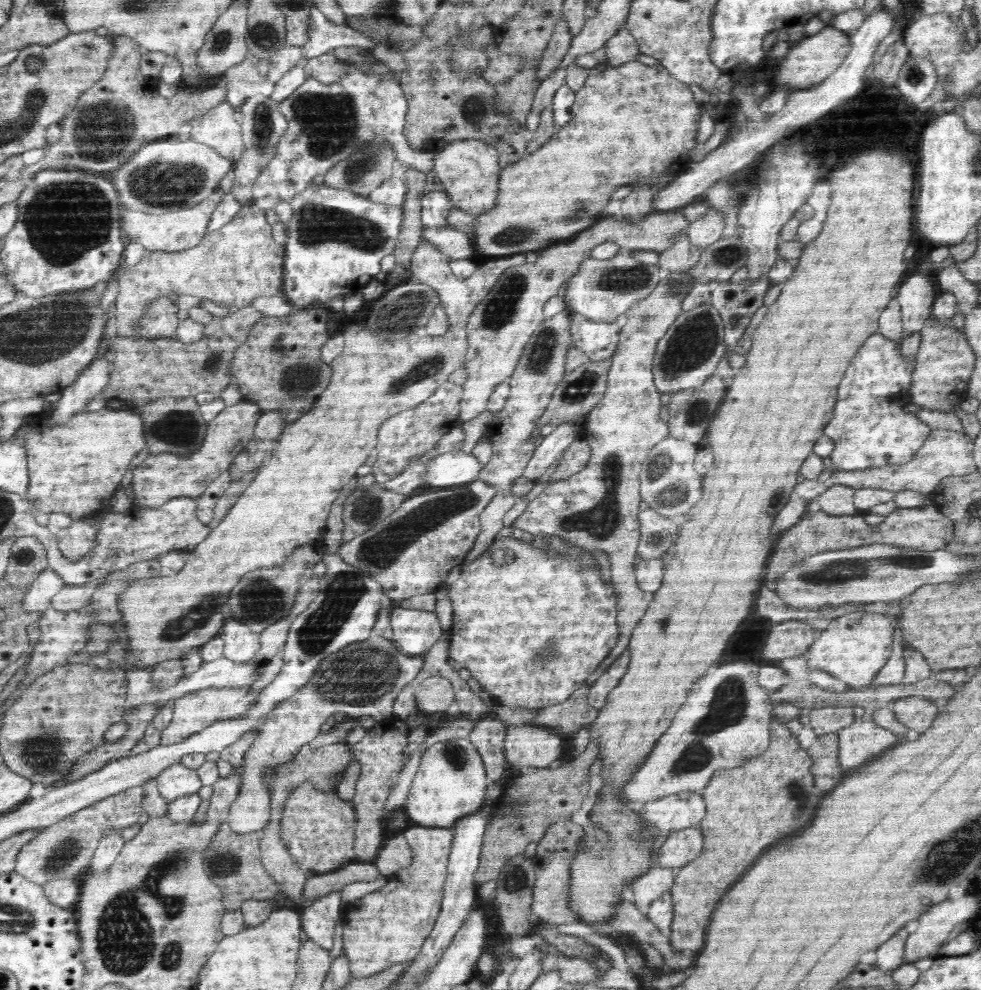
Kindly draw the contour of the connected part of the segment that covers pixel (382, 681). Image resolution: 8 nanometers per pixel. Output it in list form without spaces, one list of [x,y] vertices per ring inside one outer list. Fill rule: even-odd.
[[[371,636],[368,640],[348,644],[322,660],[320,670],[312,682],[302,688],[296,698],[280,704],[278,710],[258,726],[260,740],[256,740],[246,752],[246,760],[240,766],[242,784],[236,800],[230,807],[228,823],[236,834],[261,831],[269,823],[271,808],[268,786],[262,778],[262,768],[275,767],[294,758],[300,746],[308,744],[318,736],[320,724],[326,722],[334,712],[354,718],[372,717],[384,720],[394,716],[394,700],[404,686],[414,681],[420,673],[425,655],[406,655],[392,640]]]

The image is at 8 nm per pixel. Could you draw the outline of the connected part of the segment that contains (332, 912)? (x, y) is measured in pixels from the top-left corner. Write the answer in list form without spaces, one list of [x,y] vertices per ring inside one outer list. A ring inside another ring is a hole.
[[[336,890],[318,897],[312,906],[302,912],[304,932],[315,944],[326,950],[332,949],[334,945],[334,927],[343,904],[341,890]]]

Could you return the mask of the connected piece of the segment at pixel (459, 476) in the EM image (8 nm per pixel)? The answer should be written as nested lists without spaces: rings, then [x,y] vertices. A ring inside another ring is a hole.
[[[450,450],[433,459],[424,477],[425,485],[444,489],[463,485],[479,478],[483,465],[473,456],[460,450]]]

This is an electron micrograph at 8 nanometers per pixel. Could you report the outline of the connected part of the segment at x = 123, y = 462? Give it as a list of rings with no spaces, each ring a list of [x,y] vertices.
[[[103,409],[78,412],[68,423],[50,427],[51,413],[43,411],[26,422],[31,428],[24,438],[30,486],[24,496],[38,508],[36,511],[84,518],[106,506],[120,487],[132,458],[146,448],[144,423],[134,409]]]

